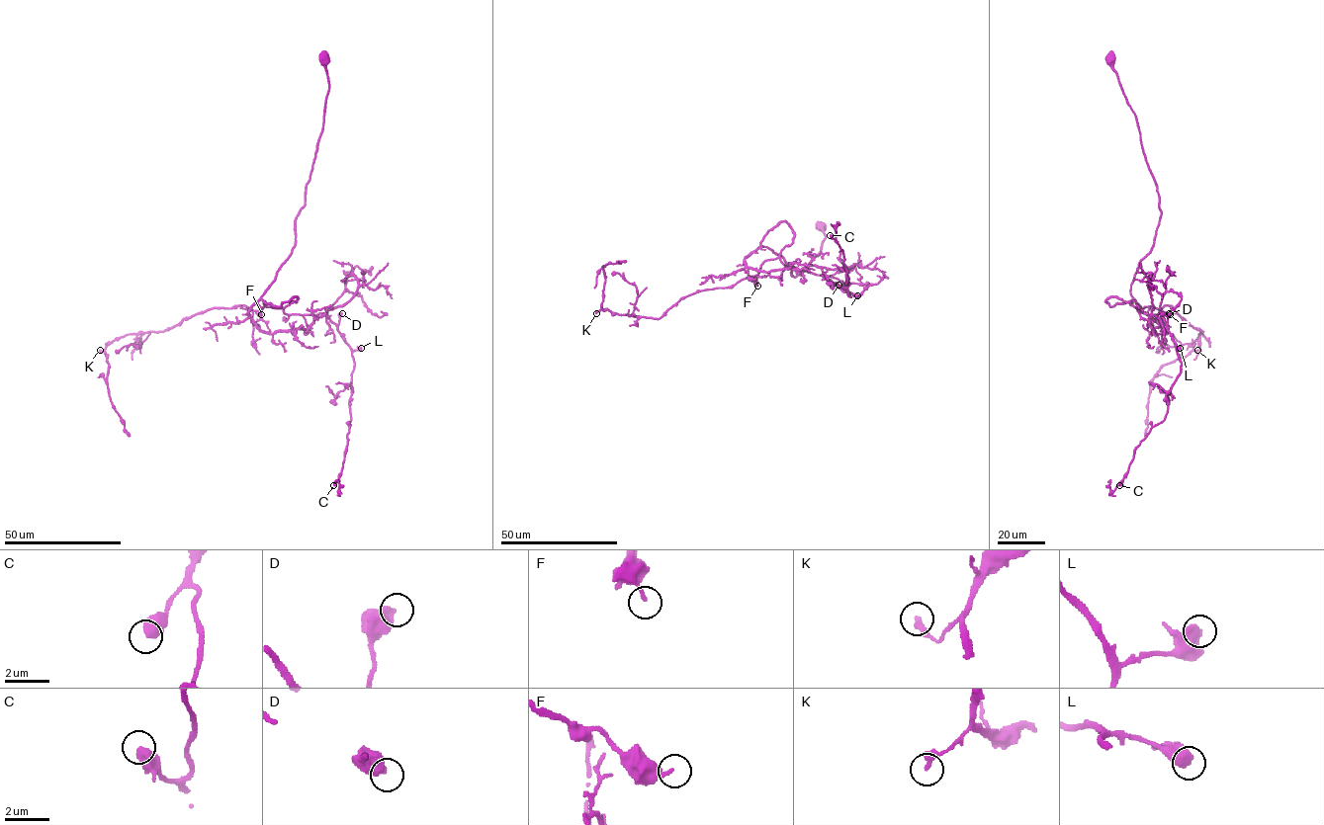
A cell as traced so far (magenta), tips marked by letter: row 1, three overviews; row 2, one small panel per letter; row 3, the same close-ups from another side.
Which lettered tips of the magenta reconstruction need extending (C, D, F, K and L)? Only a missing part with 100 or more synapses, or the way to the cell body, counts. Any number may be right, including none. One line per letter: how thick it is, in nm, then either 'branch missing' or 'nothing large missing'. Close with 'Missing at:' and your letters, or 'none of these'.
C: 500 nm thick; nothing large missing
D: 550 nm thick; nothing large missing
F: 150 nm thick; nothing large missing
K: 280 nm thick; nothing large missing
L: 600 nm thick; nothing large missing
Missing at: none of these

